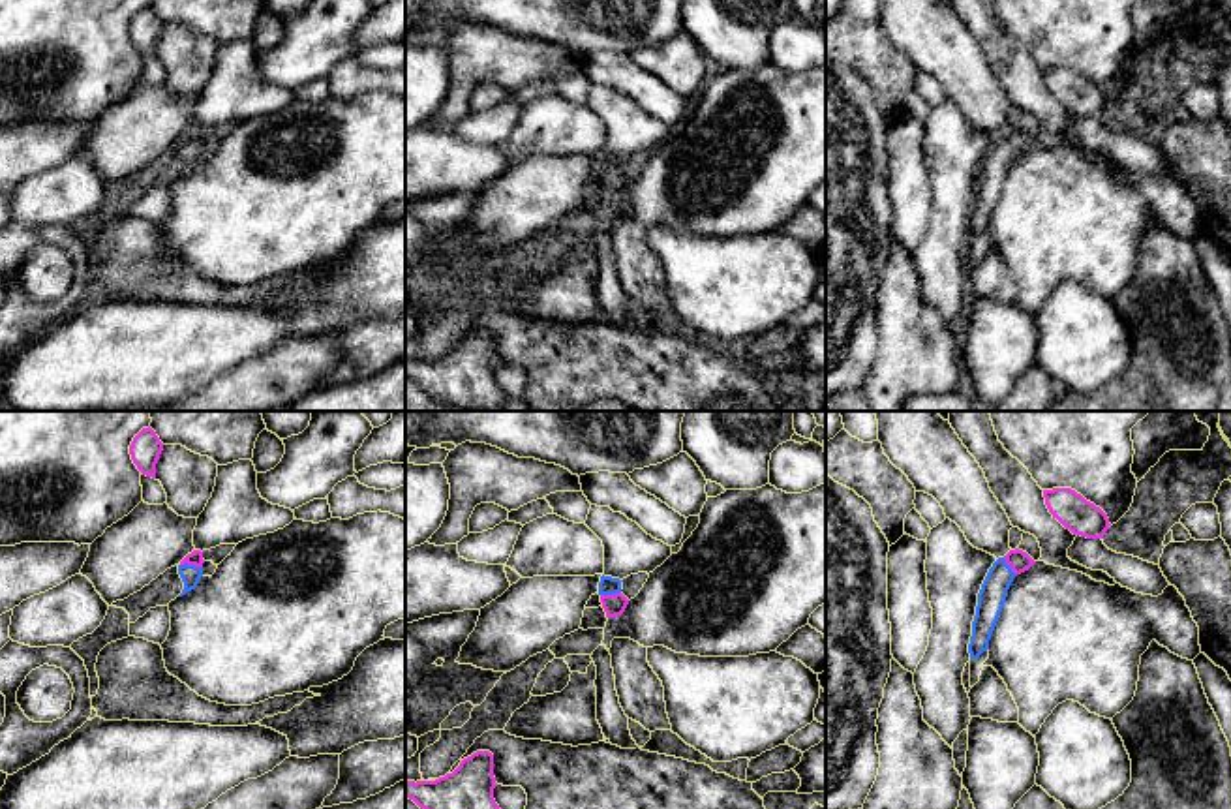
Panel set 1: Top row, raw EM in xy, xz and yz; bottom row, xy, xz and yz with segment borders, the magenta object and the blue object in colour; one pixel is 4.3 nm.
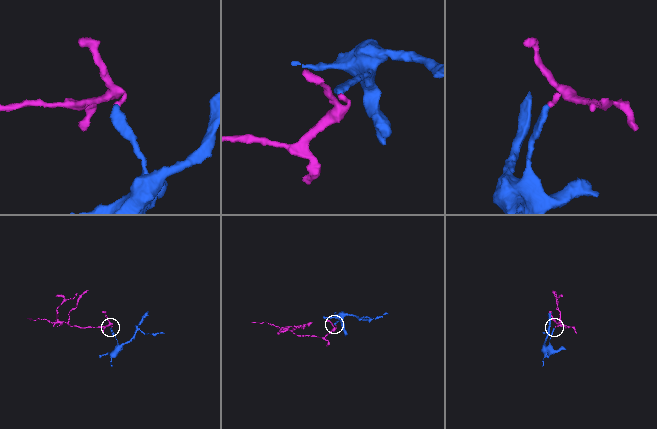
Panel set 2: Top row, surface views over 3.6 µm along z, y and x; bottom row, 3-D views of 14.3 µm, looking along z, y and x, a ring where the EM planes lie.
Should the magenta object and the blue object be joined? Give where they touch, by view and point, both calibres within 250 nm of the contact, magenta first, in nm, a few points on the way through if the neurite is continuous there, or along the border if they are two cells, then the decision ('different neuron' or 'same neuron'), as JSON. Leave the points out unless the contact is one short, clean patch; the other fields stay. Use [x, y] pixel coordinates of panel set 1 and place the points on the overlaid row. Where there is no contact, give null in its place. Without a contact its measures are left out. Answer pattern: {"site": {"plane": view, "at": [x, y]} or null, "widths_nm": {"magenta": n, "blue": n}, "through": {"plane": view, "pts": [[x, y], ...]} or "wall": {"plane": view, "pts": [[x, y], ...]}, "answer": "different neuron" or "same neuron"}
{"site": {"plane": "xy", "at": [192, 564]}, "widths_nm": {"magenta": 60, "blue": 90}, "through": {"plane": "xy", "pts": [[196, 558], [192, 564], [190, 575]]}, "answer": "same neuron"}

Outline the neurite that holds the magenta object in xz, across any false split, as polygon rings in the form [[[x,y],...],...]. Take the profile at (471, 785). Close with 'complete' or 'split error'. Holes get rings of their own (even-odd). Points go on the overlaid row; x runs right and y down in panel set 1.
[[[477,751],[435,781],[405,781],[405,798],[420,809],[499,809],[494,800],[494,755]]]; complete

